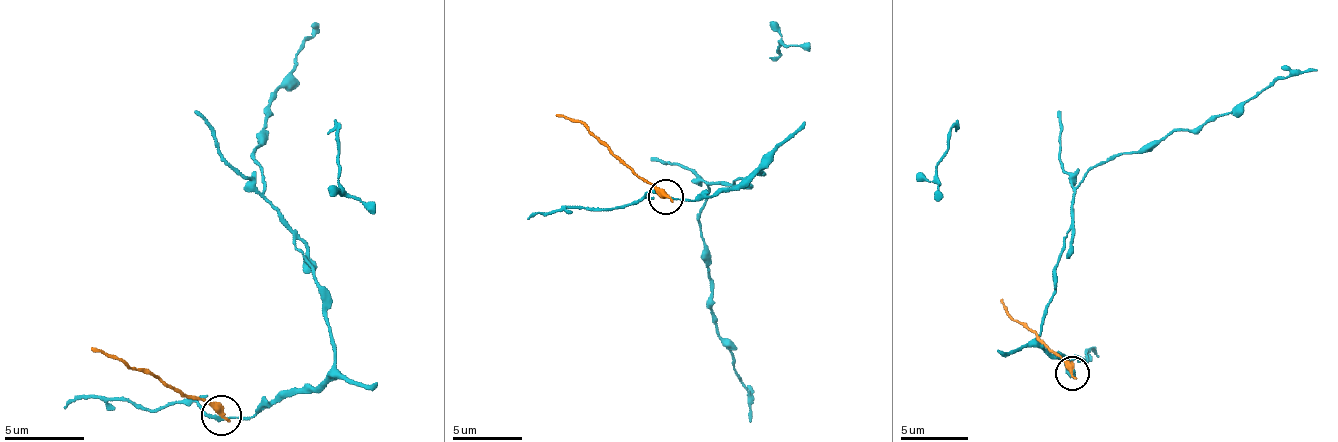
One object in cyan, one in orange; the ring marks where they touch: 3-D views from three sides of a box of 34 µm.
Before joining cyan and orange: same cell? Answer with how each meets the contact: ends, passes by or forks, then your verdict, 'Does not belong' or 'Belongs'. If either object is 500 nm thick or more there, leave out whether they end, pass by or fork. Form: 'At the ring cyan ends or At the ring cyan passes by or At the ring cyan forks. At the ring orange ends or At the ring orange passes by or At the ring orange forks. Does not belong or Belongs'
At the ring cyan passes by. At the ring orange ends. Does not belong

